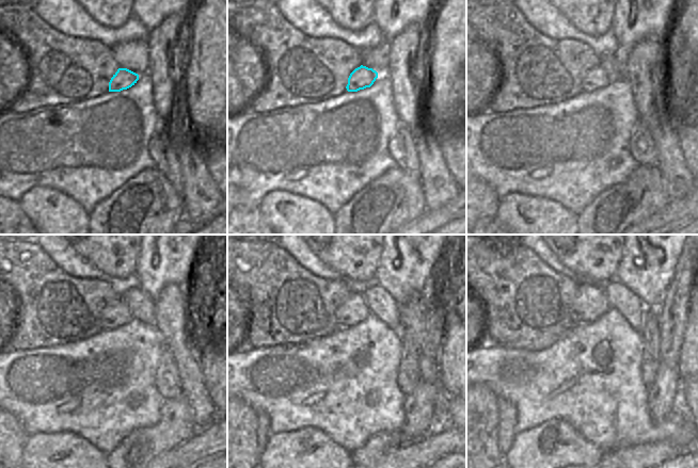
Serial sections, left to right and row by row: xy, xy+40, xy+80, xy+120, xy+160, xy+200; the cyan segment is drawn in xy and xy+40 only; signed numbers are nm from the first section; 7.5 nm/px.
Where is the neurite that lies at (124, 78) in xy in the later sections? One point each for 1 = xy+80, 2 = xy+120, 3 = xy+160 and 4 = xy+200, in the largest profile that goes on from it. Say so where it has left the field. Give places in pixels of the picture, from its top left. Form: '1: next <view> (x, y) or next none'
1: next xy+80 (597, 78)
2: next xy+120 (116, 313)
3: next xy+160 (354, 310)
4: next xy+200 (590, 303)

